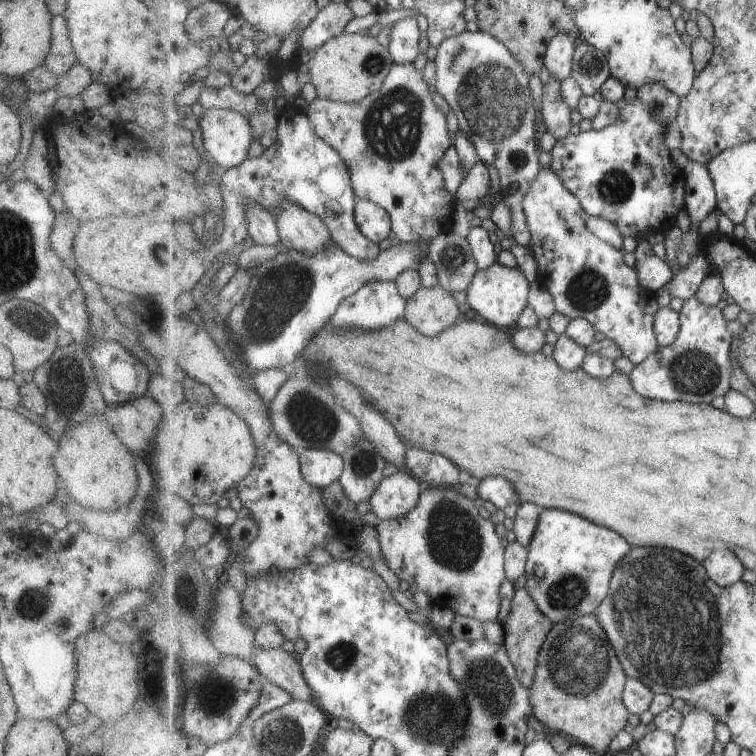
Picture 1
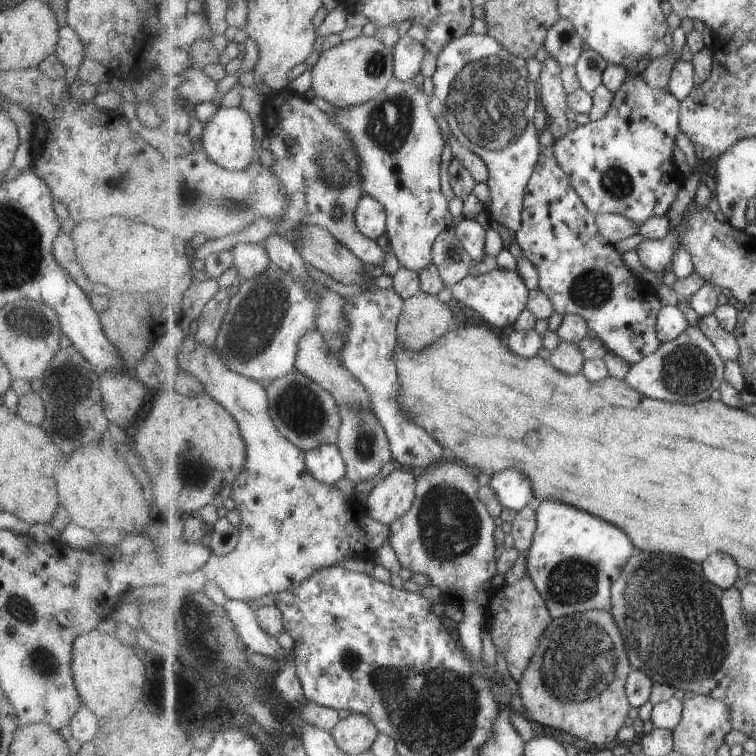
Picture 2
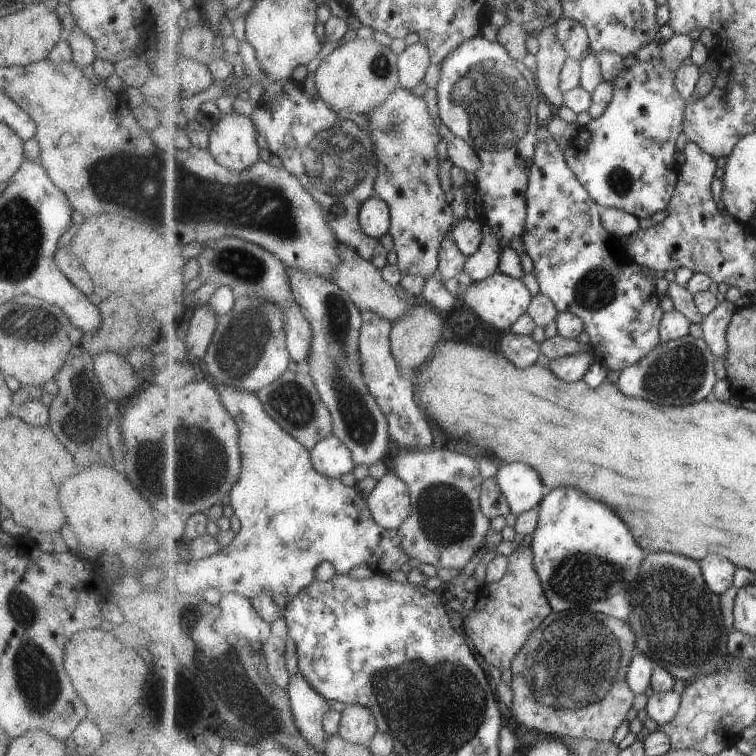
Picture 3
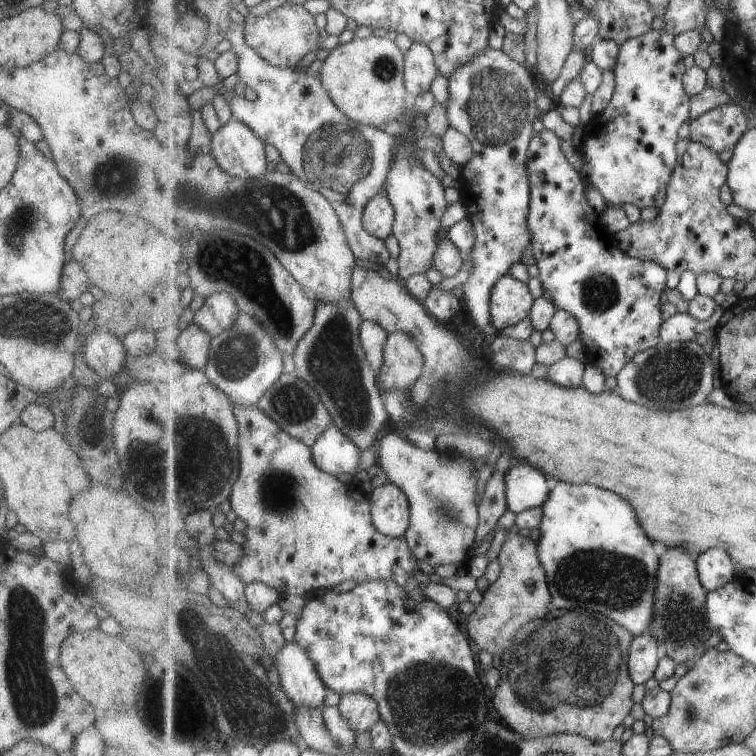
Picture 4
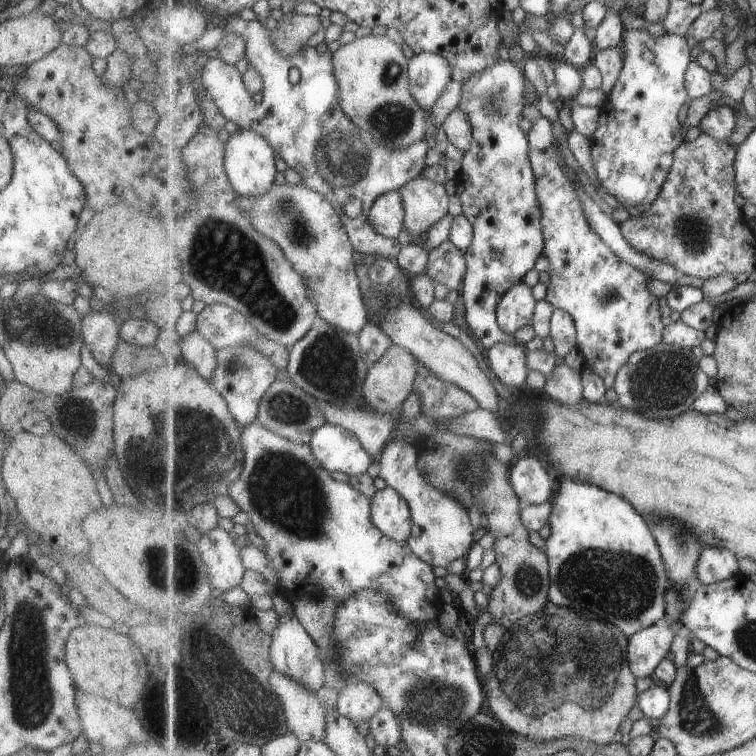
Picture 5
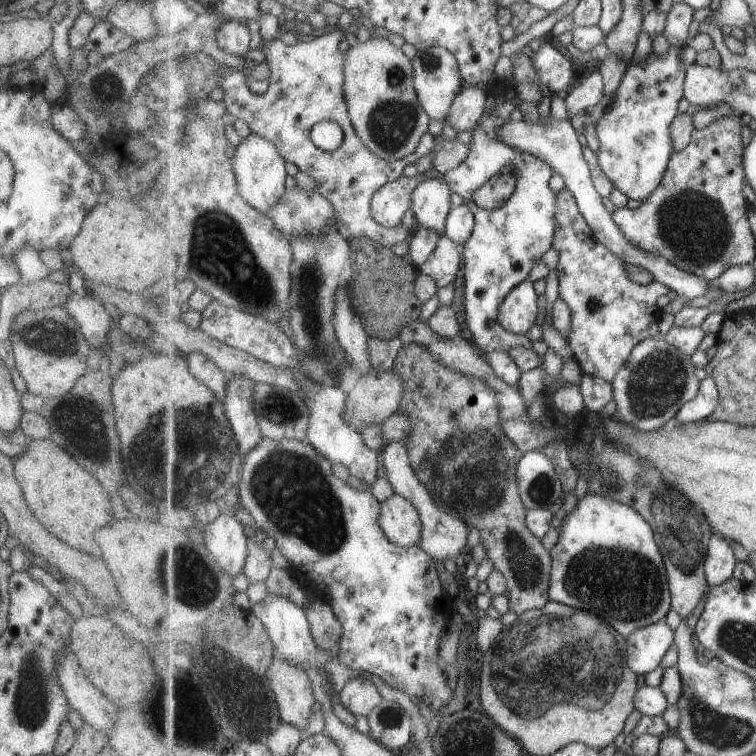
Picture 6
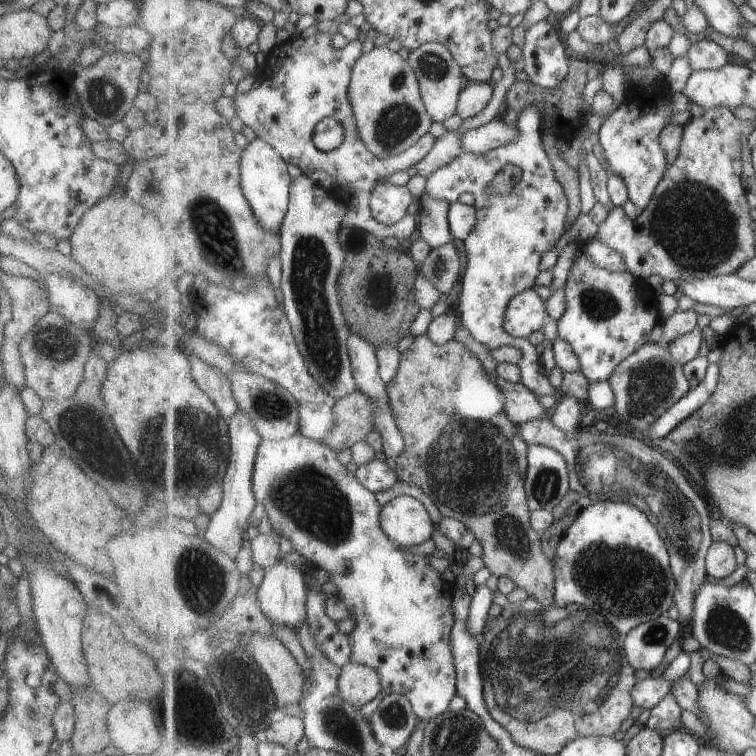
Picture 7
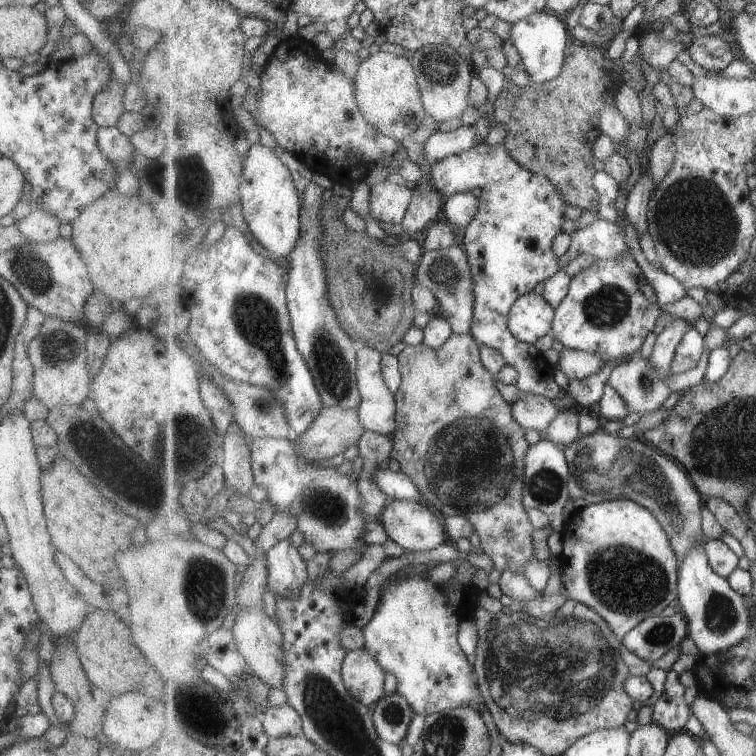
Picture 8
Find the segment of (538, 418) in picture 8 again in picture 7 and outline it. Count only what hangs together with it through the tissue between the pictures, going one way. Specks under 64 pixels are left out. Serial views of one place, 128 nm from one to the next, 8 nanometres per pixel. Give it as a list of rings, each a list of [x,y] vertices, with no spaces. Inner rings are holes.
[[[497,372],[490,375],[507,397],[506,411],[516,425],[545,417],[547,414],[537,395],[522,382],[512,383]]]

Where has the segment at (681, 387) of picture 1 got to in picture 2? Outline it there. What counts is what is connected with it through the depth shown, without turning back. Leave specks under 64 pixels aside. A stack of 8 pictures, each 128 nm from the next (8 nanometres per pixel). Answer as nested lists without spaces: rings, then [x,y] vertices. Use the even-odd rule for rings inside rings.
[[[698,316],[697,324],[690,326],[679,338],[661,346],[639,363],[630,367],[625,380],[631,388],[637,388],[649,398],[659,398],[667,402],[703,402],[711,398],[715,390],[720,390],[726,378],[726,362],[719,349],[701,328],[703,318]]]

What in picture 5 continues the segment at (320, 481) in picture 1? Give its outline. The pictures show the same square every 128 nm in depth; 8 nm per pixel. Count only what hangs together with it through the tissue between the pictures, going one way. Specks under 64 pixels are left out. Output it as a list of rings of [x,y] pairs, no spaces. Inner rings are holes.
[[[326,422],[315,430],[310,445],[317,460],[331,472],[363,474],[377,462],[354,432],[334,423]]]

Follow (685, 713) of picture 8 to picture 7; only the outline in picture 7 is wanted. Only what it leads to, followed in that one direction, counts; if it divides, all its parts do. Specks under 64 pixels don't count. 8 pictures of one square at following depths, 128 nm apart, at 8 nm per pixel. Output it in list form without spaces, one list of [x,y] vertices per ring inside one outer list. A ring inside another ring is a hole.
[[[672,690],[651,712],[645,726],[663,735],[679,730],[681,726],[682,706]]]

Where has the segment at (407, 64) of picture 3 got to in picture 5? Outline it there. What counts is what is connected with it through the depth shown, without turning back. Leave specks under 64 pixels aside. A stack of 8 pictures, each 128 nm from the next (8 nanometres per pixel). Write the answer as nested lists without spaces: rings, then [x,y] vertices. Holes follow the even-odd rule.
[[[431,51],[414,53],[409,60],[410,89],[413,96],[423,108],[435,106],[435,102],[437,102],[437,100],[441,98],[441,94],[445,92],[447,84],[449,84],[451,80],[454,80],[452,66],[442,54]]]

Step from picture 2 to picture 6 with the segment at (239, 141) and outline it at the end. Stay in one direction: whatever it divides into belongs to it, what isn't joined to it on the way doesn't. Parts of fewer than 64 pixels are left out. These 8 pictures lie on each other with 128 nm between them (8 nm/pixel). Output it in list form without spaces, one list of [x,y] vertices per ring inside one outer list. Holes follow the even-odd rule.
[[[256,132],[242,138],[237,145],[232,163],[234,164],[239,192],[250,205],[262,213],[272,213],[274,206],[287,192],[285,188],[285,178],[287,178],[285,161],[278,146],[272,140]]]

